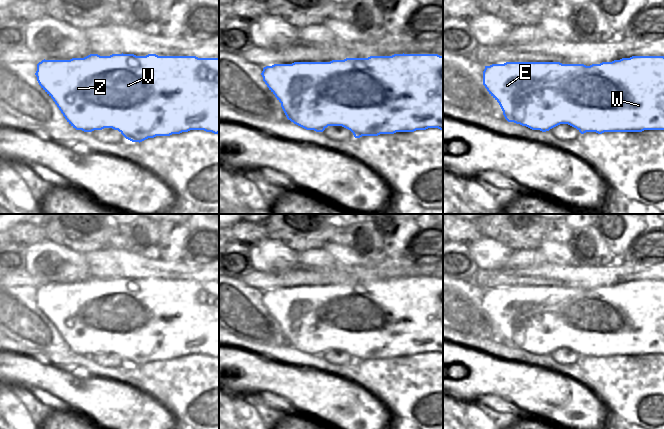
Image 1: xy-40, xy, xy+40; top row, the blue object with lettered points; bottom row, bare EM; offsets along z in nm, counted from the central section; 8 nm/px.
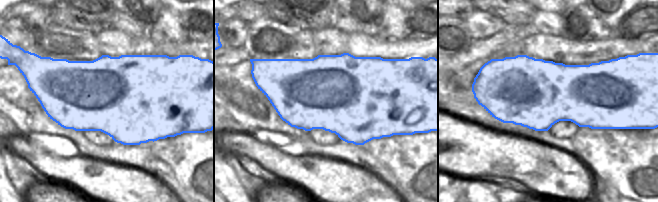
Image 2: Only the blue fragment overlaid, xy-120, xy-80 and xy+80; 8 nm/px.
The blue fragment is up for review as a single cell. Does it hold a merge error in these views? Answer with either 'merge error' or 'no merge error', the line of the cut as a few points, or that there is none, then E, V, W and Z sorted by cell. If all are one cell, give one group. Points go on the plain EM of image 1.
no merge error; cut none; groups E V W Z

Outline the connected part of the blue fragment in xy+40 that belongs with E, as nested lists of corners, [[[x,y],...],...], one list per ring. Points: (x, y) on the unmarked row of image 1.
[[[632,280],[612,286],[602,286],[586,290],[584,288],[562,288],[560,286],[506,286],[485,290],[483,295],[483,309],[489,318],[499,327],[503,339],[508,346],[526,350],[532,354],[542,356],[560,349],[568,348],[576,352],[581,358],[586,356],[642,356],[644,354],[664,354],[664,280]]]

